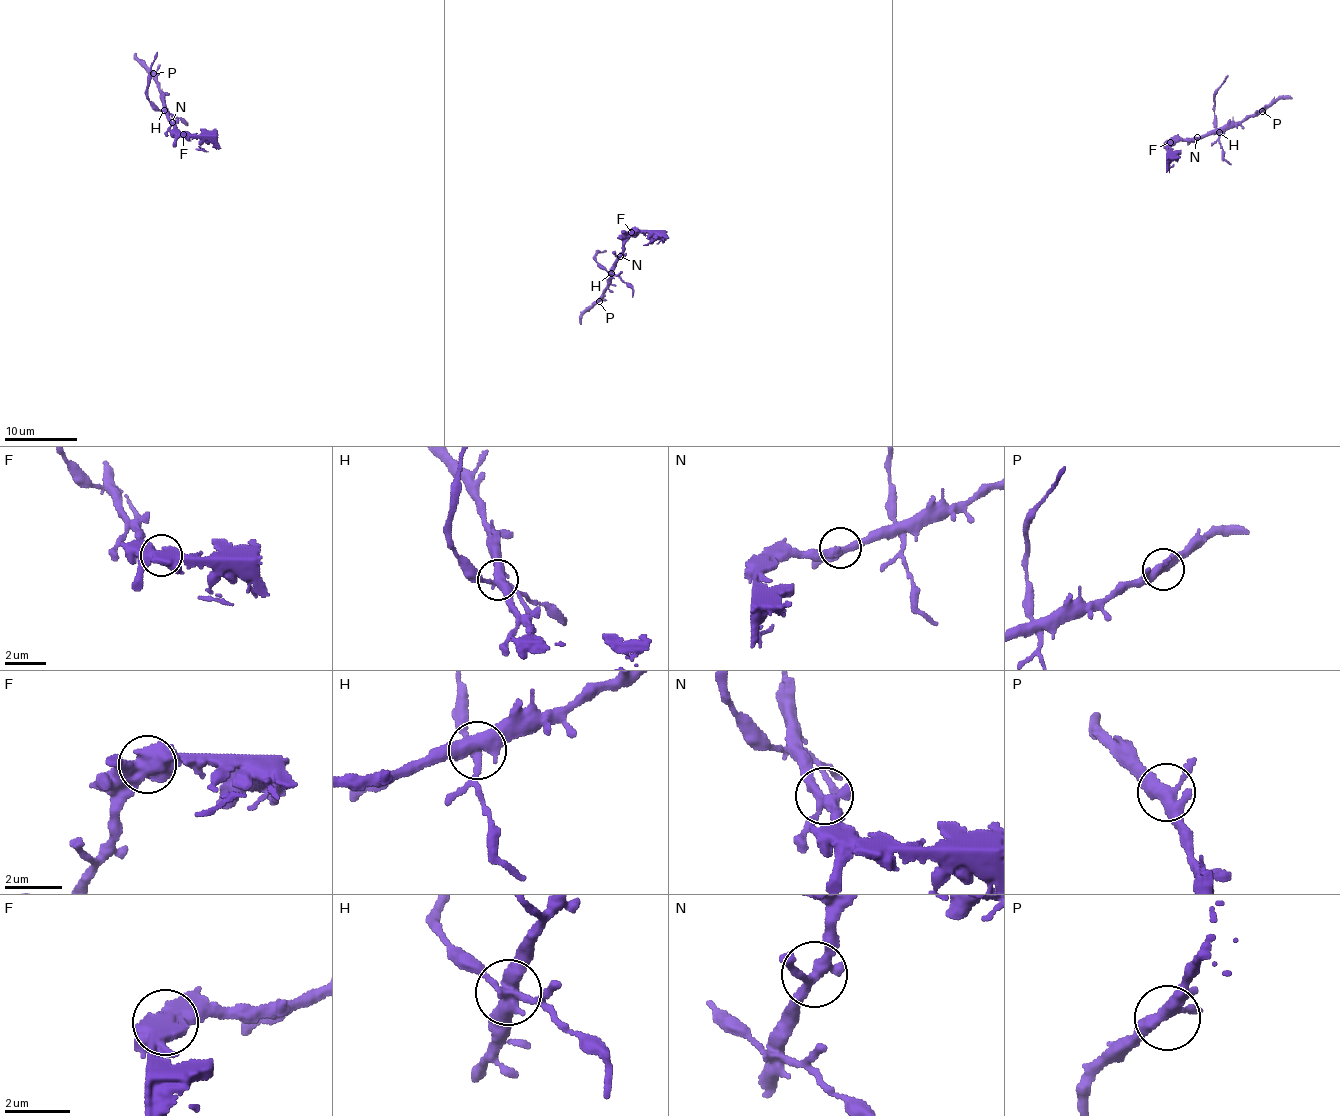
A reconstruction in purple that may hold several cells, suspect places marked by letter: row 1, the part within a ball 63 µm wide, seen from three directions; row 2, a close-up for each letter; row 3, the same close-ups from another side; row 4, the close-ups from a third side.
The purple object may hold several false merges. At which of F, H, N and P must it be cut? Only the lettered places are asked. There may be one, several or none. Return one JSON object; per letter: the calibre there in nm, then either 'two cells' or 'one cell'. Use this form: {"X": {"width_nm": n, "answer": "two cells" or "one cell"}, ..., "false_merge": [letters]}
{"F": {"width_nm": 550, "answer": "two cells"}, "H": {"width_nm": 420, "answer": "two cells"}, "N": {"width_nm": 320, "answer": "one cell"}, "P": {"width_nm": 360, "answer": "one cell"}, "false_merge": ["F", "H"]}

